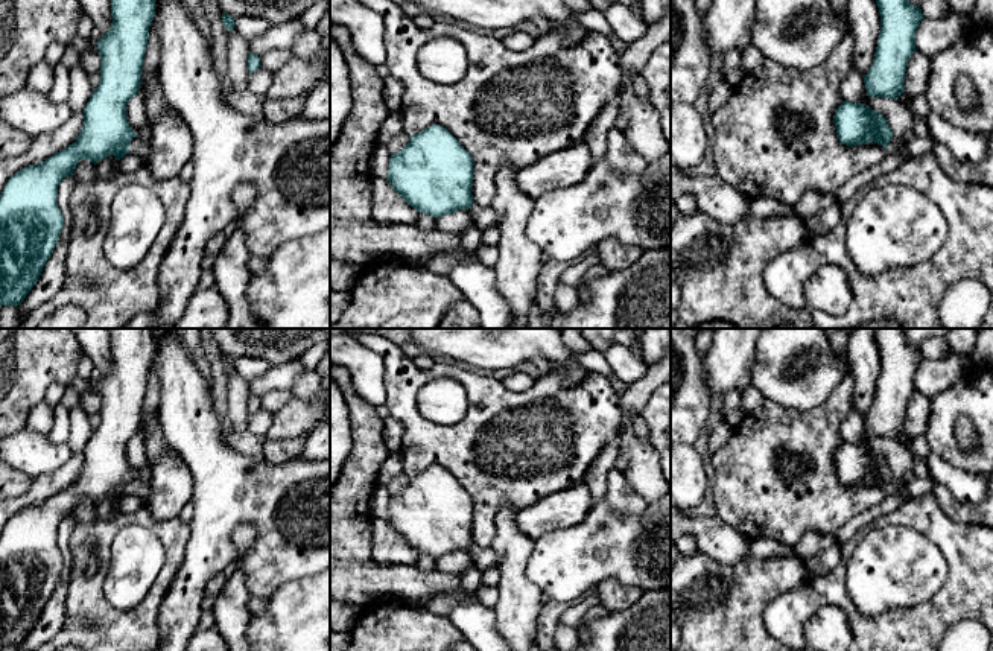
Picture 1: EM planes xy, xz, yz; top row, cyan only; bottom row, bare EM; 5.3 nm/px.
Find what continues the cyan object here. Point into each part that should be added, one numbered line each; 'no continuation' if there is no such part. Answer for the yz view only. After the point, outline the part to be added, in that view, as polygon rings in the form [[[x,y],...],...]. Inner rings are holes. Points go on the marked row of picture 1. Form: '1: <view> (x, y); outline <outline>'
1: yz (894, 146); outline [[[893,137],[888,143],[887,154],[888,155],[903,155],[903,151],[905,151],[905,146],[896,137]]]

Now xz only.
1: xz (484, 218); outline [[[474,204],[467,211],[470,213],[474,225],[481,231],[497,227],[497,214],[491,207],[482,207]]]

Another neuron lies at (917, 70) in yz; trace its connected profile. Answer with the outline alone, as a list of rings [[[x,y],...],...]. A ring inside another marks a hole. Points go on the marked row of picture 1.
[[[915,50],[906,65],[905,71],[905,93],[909,99],[925,96],[929,79],[929,56]]]

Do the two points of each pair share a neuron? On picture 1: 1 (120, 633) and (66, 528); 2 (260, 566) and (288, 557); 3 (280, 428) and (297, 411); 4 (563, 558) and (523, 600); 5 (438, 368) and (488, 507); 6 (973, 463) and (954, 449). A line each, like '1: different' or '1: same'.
1: different
2: same
3: same
4: different
5: same
6: same

